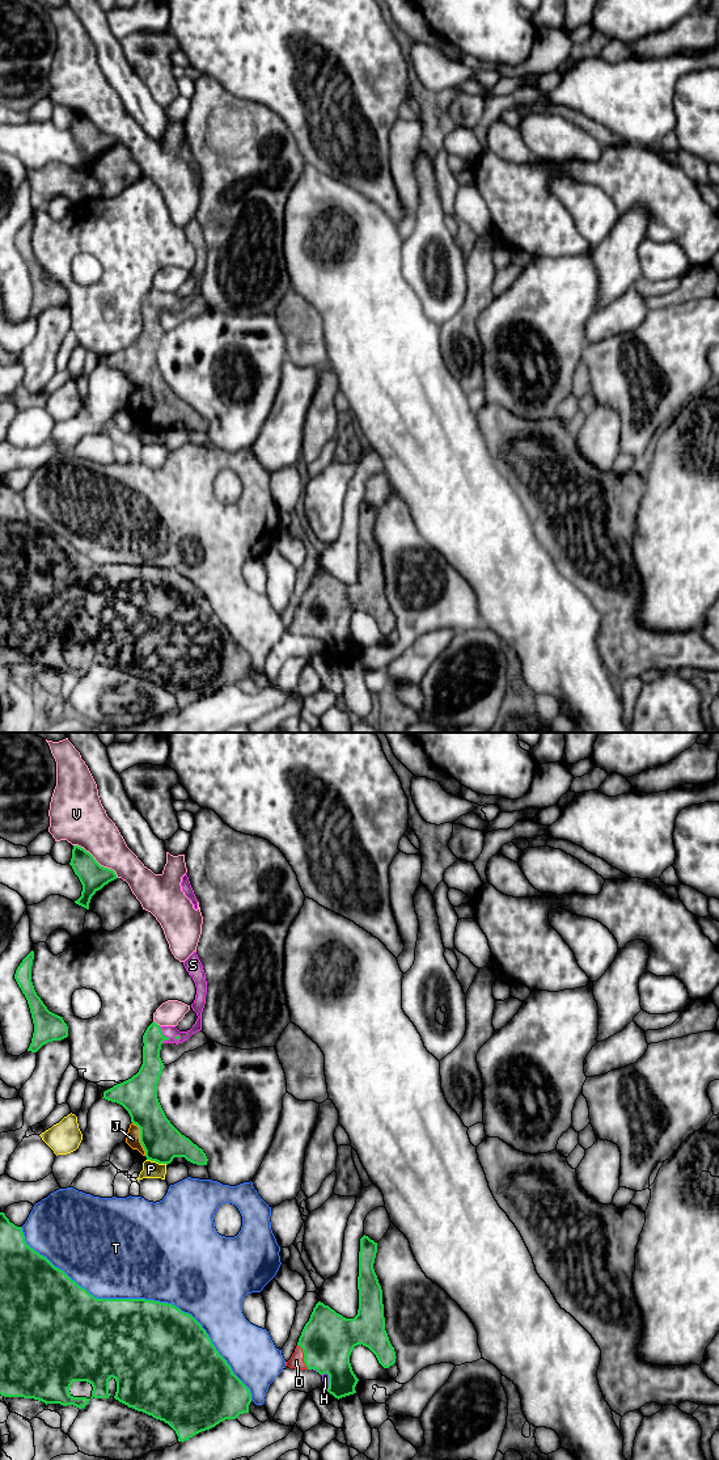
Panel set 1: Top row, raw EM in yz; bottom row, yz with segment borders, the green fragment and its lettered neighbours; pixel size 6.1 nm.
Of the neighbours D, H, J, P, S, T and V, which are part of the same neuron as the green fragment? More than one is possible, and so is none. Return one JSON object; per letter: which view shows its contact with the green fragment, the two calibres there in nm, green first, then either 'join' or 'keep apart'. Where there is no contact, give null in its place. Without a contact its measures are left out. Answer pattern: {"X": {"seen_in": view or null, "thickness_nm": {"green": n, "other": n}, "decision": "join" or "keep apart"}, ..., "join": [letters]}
{"D": {"seen_in": "yz", "thickness_nm": {"green": 320, "other": 90}, "decision": "join"}, "H": {"seen_in": "yz", "thickness_nm": {"green": 320, "other": 50}, "decision": "join"}, "J": {"seen_in": "yz", "thickness_nm": {"green": 240, "other": 90}, "decision": "join"}, "P": {"seen_in": "yz", "thickness_nm": {"green": 240, "other": 110}, "decision": "keep apart"}, "S": {"seen_in": "yz", "thickness_nm": {"green": 140, "other": 70}, "decision": "join"}, "T": {"seen_in": "yz", "thickness_nm": {"green": 500, "other": 500}, "decision": "keep apart"}, "V": {"seen_in": "yz", "thickness_nm": {"green": 170, "other": 280}, "decision": "keep apart"}, "join": ["D", "H", "J", "S"]}

